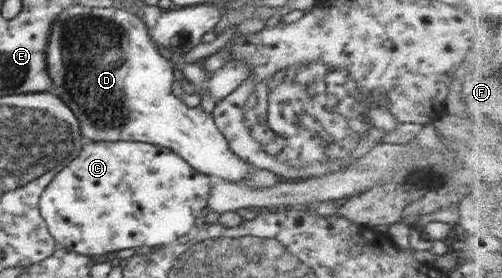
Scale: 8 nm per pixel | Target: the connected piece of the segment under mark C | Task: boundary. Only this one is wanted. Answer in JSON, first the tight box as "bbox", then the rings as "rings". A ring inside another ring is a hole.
{"bbox":[38,141,212,256],"rings":[[[91,141],[48,183],[38,208],[58,247],[91,256],[106,256],[121,249],[153,250],[188,240],[194,229],[206,224],[200,212],[208,207],[212,181],[166,147],[134,141]]]}

